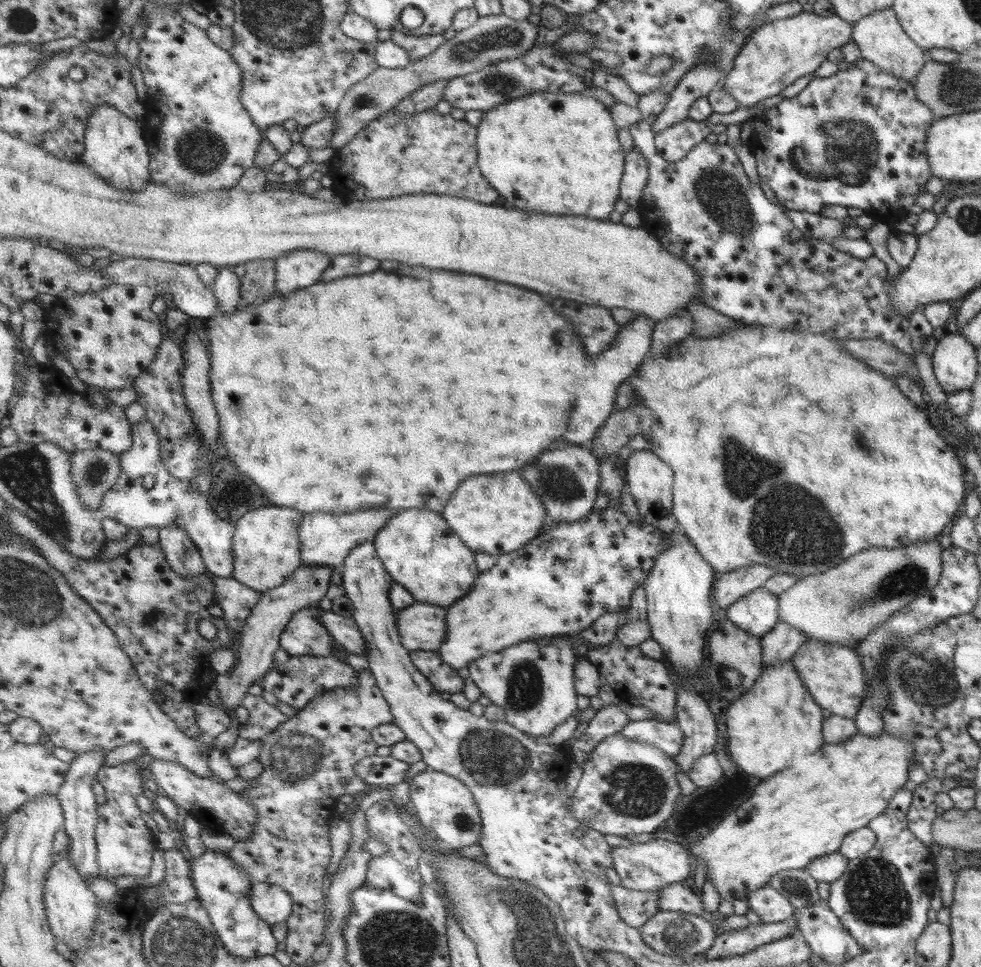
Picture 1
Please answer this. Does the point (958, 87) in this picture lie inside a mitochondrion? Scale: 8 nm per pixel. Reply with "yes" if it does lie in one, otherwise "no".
yes

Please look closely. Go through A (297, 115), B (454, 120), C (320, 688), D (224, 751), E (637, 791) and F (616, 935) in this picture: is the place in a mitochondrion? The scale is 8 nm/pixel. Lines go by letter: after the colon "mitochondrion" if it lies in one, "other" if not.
A: other
B: other
C: mitochondrion
D: other
E: mitochondrion
F: other

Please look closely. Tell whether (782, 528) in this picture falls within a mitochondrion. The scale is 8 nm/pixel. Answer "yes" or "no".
yes

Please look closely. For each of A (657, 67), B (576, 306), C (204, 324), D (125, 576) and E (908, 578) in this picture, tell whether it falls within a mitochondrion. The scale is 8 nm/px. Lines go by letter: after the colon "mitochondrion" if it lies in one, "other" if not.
A: mitochondrion
B: other
C: other
D: other
E: mitochondrion

